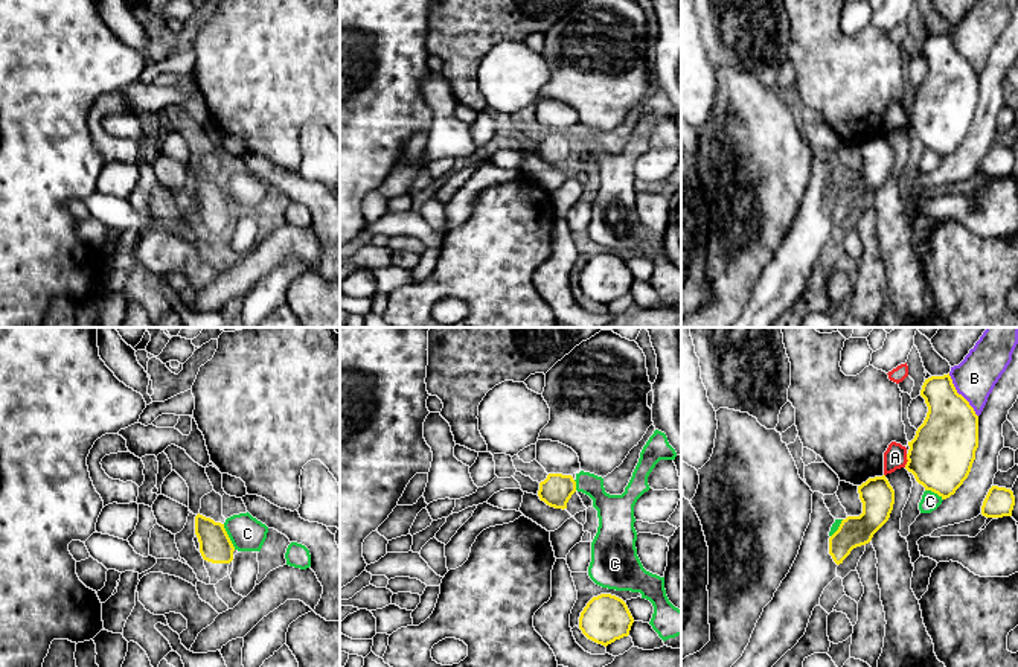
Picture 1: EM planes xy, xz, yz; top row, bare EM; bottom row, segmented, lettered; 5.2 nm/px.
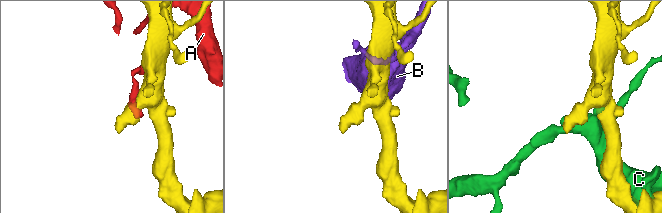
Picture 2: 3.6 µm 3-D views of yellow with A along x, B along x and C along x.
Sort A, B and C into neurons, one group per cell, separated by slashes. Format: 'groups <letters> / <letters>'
groups A / B / C

